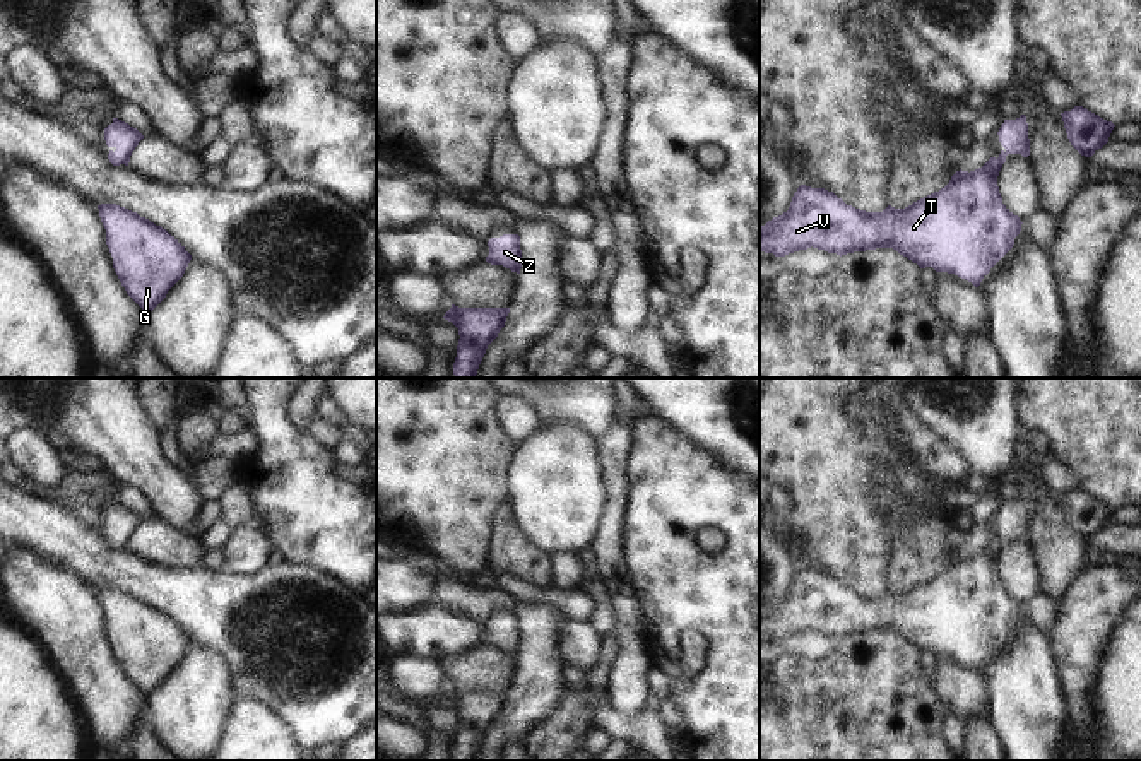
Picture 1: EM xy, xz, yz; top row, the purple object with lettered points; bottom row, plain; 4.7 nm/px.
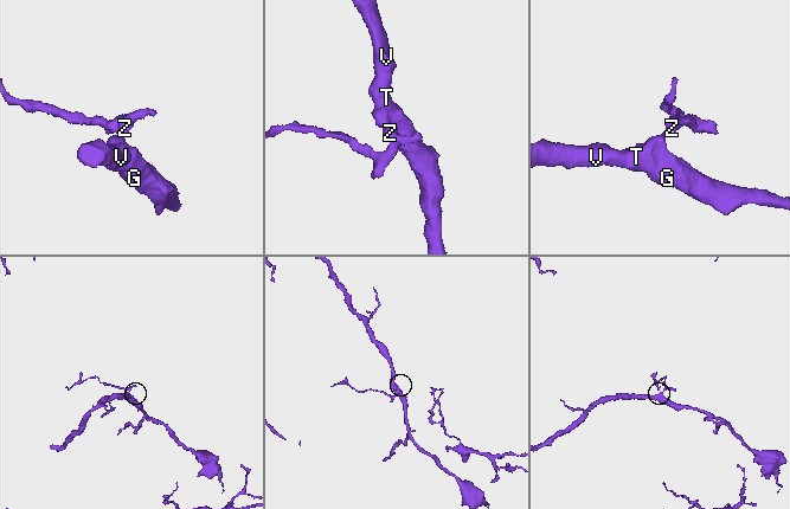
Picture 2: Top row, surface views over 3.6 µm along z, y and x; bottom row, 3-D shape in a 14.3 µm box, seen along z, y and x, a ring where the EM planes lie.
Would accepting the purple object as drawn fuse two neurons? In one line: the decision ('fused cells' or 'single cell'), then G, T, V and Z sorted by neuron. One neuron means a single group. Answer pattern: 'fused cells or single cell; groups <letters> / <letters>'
single cell; groups G T V Z

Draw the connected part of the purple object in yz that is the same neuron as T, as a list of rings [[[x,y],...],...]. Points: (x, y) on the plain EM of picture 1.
[[[1026,499],[1004,503],[999,515],[1004,530],[999,540],[990,540],[975,554],[956,554],[949,566],[905,592],[888,588],[883,595],[866,595],[847,588],[833,575],[801,568],[790,590],[760,611],[760,634],[785,640],[789,636],[818,631],[828,636],[847,638],[876,631],[893,631],[920,652],[955,657],[975,670],[990,652],[1013,631],[1021,614],[1021,604],[1004,587],[997,559],[1008,537],[1030,539]]]

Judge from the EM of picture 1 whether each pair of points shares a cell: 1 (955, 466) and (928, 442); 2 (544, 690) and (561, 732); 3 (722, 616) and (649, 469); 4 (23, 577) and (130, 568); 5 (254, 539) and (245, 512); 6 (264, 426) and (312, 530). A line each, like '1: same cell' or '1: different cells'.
1: same cell
2: different cells
3: same cell
4: different cells
5: different cells
6: same cell

